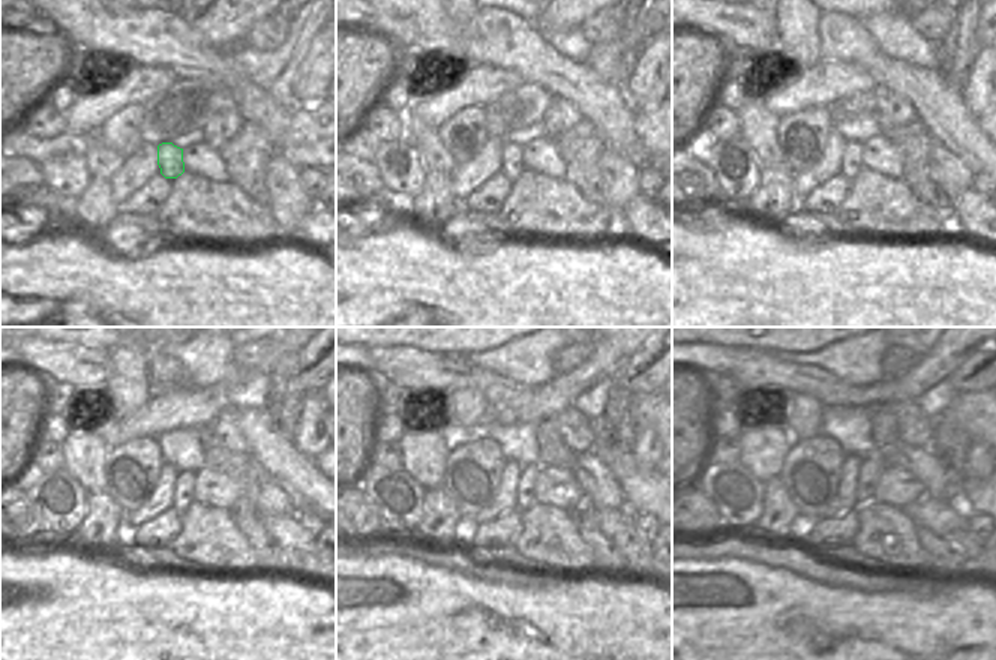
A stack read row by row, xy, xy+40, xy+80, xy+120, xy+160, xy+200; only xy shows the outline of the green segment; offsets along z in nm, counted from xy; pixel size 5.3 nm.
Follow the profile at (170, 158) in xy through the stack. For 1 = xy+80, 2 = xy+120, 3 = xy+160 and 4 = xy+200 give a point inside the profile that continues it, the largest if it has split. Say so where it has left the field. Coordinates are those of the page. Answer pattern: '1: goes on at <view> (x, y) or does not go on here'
1: goes on at xy+80 (852, 158)
2: goes on at xy+120 (183, 497)
3: goes on at xy+160 (527, 482)
4: goes on at xy+200 (872, 468)

